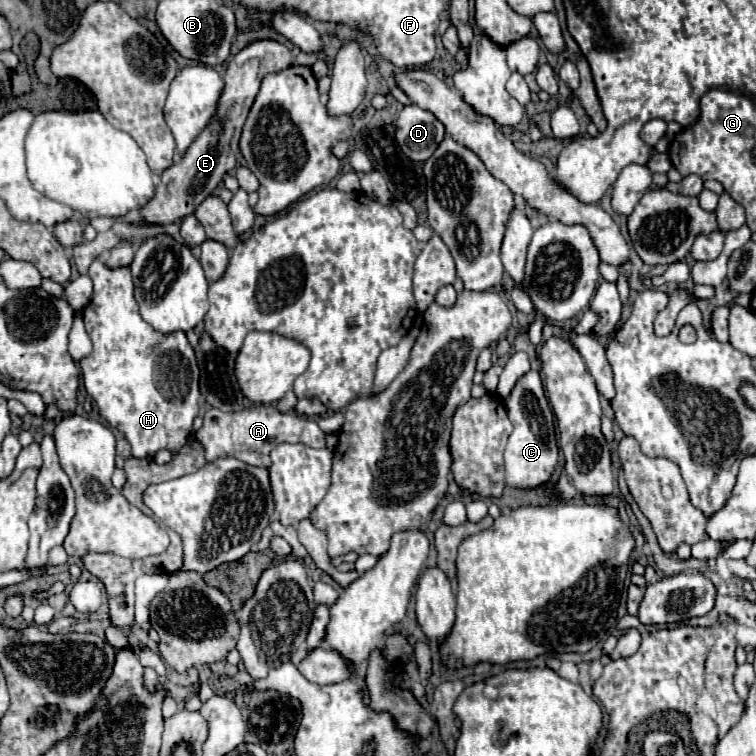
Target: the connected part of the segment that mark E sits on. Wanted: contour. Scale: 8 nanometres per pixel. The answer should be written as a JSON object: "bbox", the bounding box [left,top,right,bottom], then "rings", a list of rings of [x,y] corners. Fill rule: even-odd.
{"bbox":[141,40,295,224],"rings":[[[255,40],[247,44],[243,50],[239,50],[227,64],[227,72],[223,74],[223,92],[219,96],[219,108],[215,116],[211,118],[211,124],[199,132],[199,136],[193,140],[191,148],[183,154],[183,158],[175,164],[171,164],[163,174],[161,182],[155,190],[153,200],[149,200],[147,206],[143,206],[141,214],[147,222],[157,224],[169,224],[175,222],[187,214],[193,214],[195,208],[217,188],[217,184],[223,180],[223,176],[235,168],[235,152],[237,142],[241,136],[241,128],[245,124],[245,118],[249,114],[249,108],[259,92],[259,84],[265,74],[283,70],[287,66],[293,66],[295,58],[291,50],[277,42],[277,40]]]}

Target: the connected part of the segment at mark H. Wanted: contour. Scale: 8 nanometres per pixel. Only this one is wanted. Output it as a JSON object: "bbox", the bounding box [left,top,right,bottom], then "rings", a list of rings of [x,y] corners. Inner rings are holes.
{"bbox":[79,258,199,458],"rings":[[[99,258],[89,266],[93,294],[83,308],[85,330],[93,342],[93,352],[79,360],[87,394],[97,402],[99,414],[125,434],[135,458],[153,458],[155,452],[169,448],[177,452],[193,436],[193,418],[199,412],[199,368],[195,366],[193,348],[183,332],[161,334],[139,316],[139,304],[133,294],[131,270],[127,266],[109,268]]]}

